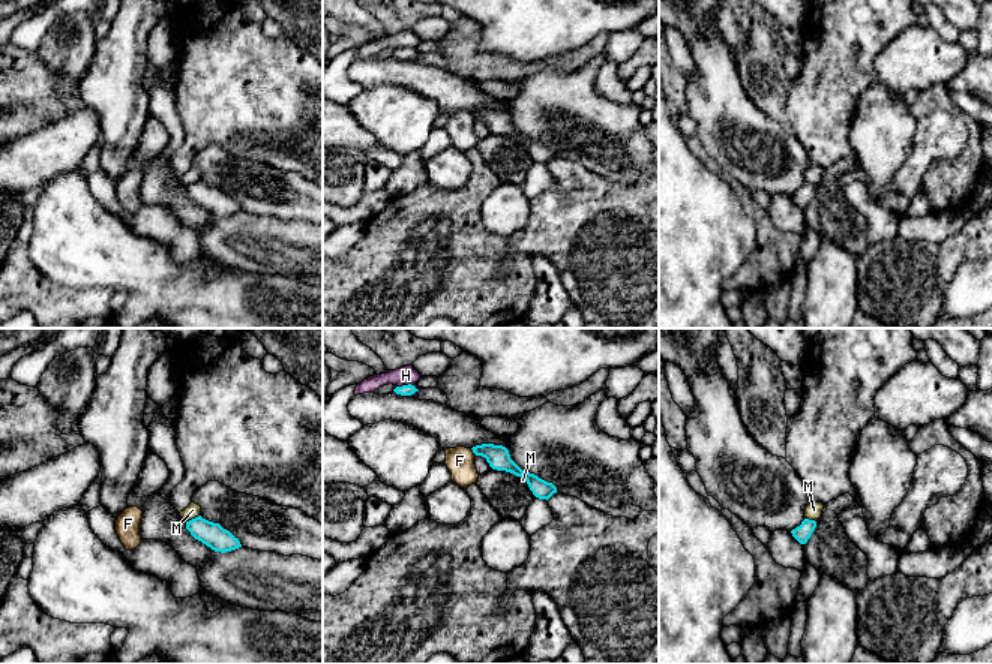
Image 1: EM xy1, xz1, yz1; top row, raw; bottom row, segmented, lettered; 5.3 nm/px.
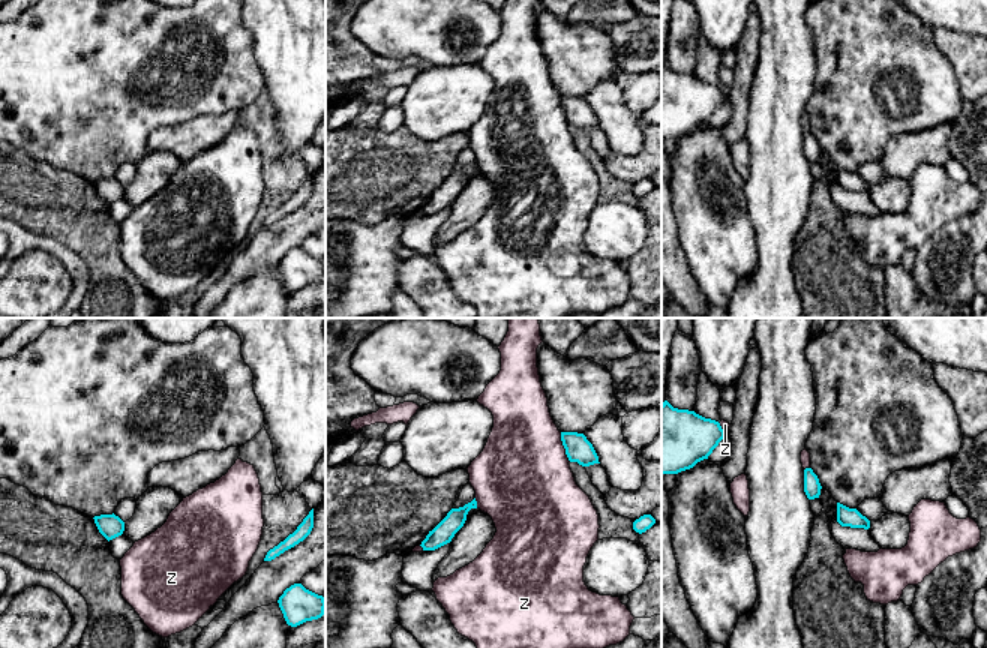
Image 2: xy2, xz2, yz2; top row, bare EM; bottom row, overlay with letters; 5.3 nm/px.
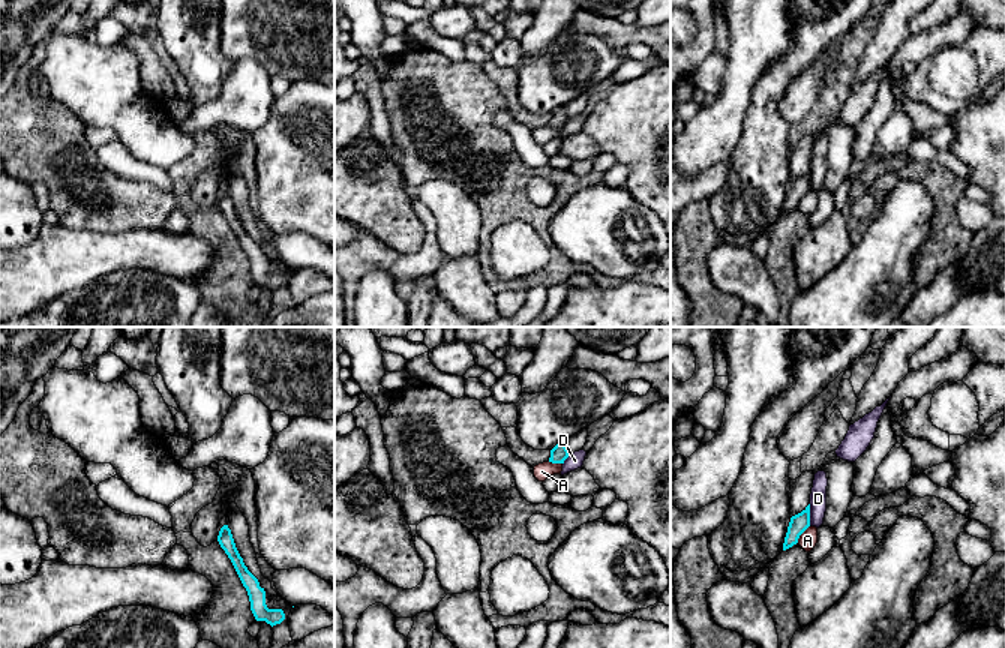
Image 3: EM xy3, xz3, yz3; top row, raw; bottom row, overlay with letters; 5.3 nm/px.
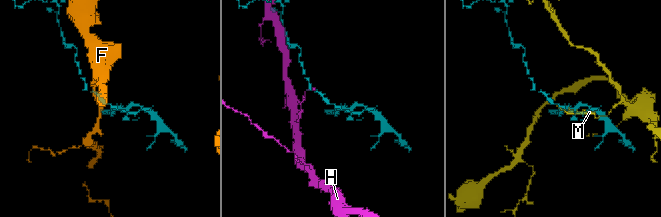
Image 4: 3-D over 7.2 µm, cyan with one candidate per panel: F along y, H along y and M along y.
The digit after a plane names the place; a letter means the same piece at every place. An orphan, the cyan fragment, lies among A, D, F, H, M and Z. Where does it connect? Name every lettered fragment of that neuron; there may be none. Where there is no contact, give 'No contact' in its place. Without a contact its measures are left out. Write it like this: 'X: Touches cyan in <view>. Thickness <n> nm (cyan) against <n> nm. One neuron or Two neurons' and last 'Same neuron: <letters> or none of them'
A: Touches cyan in yz3. Thickness 100 nm (cyan) against 100 nm. Two neurons
D: Touches cyan in yz3. Thickness 100 nm (cyan) against 100 nm. Two neurons
F: Touches cyan in xz1. Thickness 120 nm (cyan) against 150 nm. Two neurons
H: Touches cyan in xz1. Thickness 60 nm (cyan) against 100 nm. Two neurons
M: Touches cyan in xy1. Thickness 140 nm (cyan) against 80 nm. Two neurons
Z: Touches cyan in xz2. Thickness 140 nm (cyan) against 480 nm. One neuron
Same neuron: Z

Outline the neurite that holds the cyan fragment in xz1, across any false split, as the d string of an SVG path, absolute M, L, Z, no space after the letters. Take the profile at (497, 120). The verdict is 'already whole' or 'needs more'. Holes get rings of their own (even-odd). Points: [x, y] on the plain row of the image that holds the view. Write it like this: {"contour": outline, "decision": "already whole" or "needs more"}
{"contour": "M482 108L473 111L471 114L476 120L485 121L492 133L506 135L516 141L524 142L536 162L548 165L554 157L557 157L557 151L552 147L548 147L534 138L522 135L510 123L509 114L506 111L494 108Z", "decision": "already whole"}

